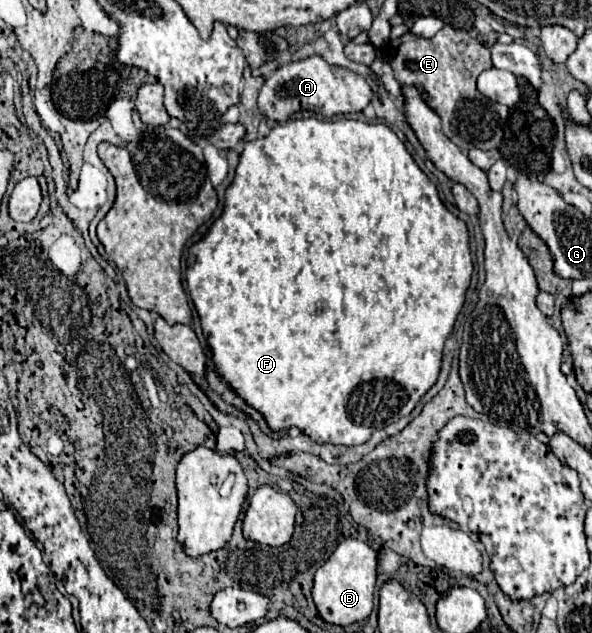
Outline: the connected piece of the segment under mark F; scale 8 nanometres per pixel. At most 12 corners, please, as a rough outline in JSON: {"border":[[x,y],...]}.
{"border":[[389,126],[243,142],[185,276],[273,432],[437,382],[473,262]]}

